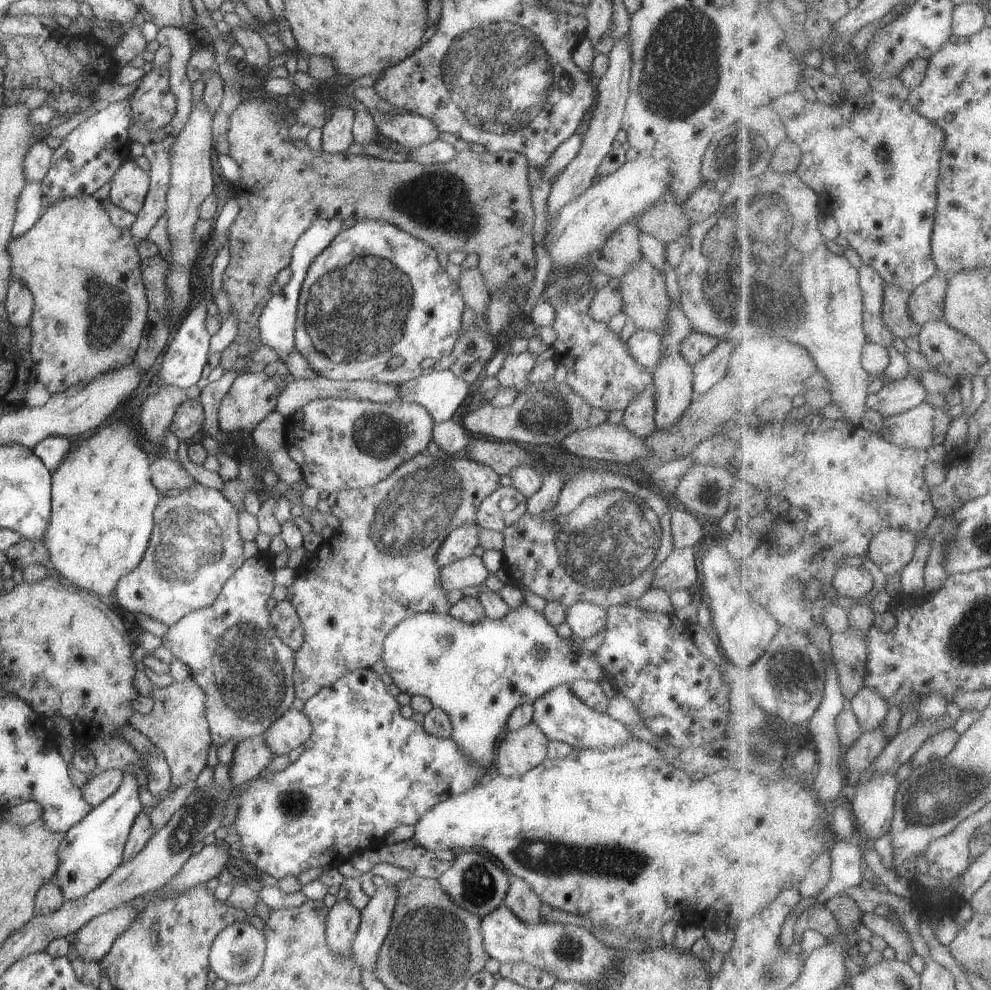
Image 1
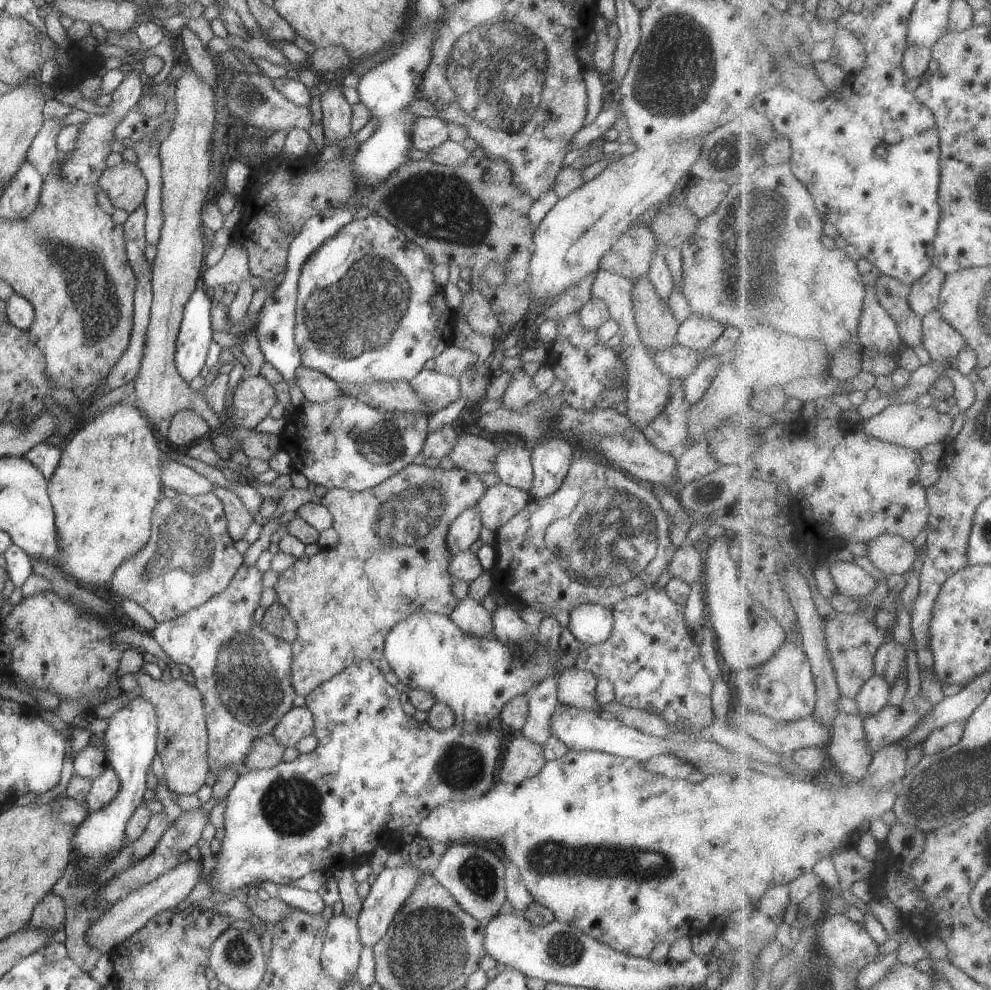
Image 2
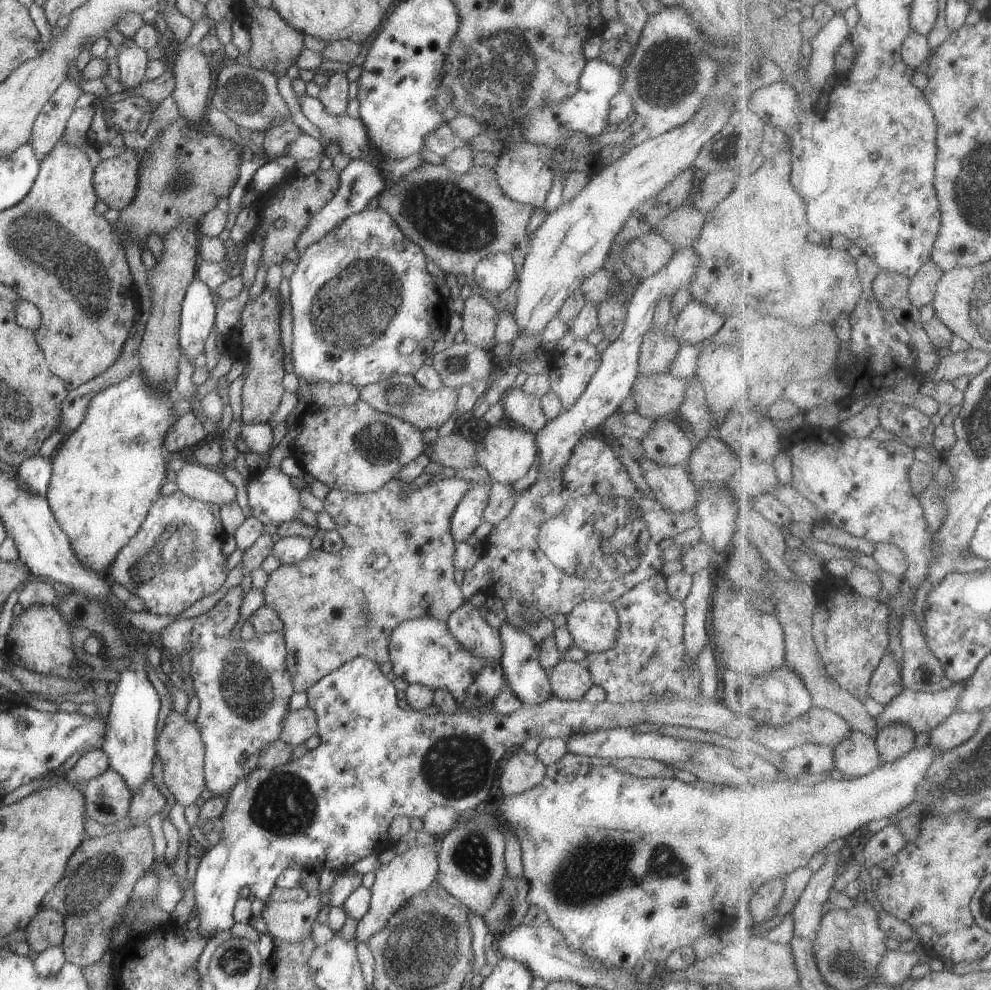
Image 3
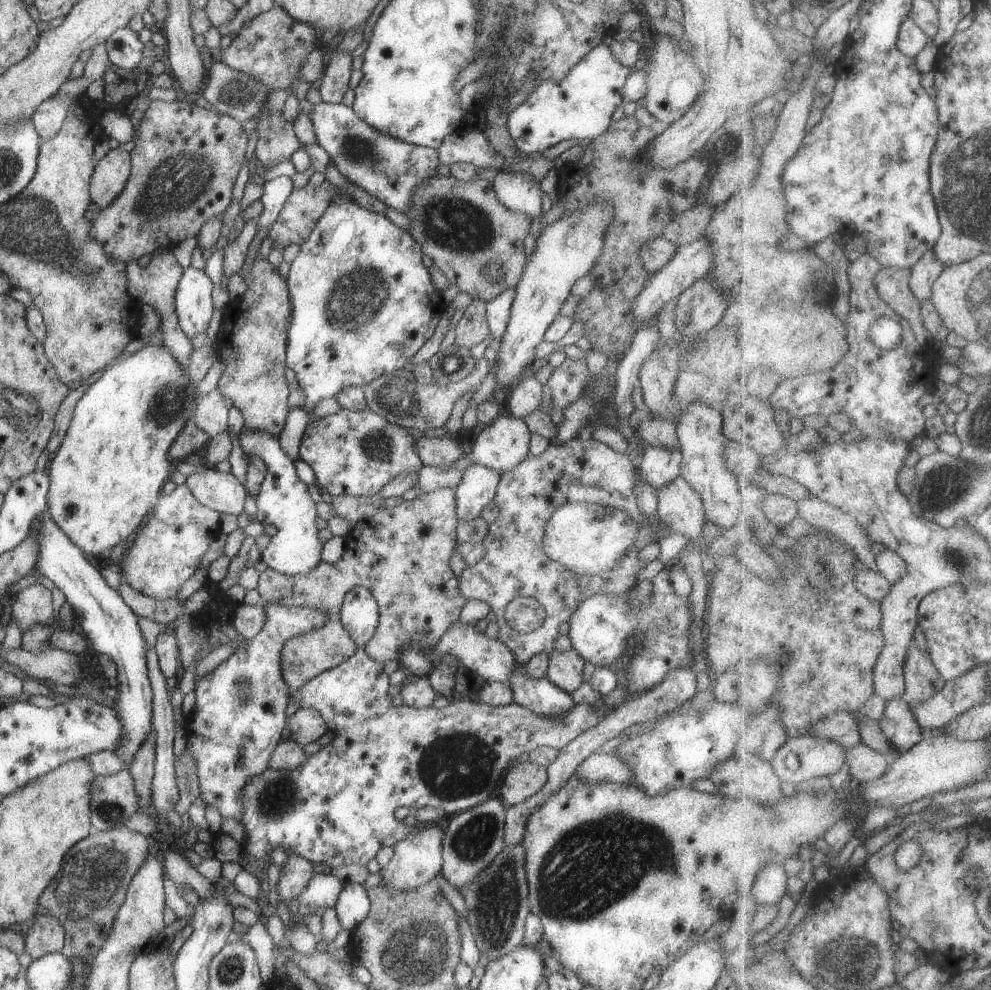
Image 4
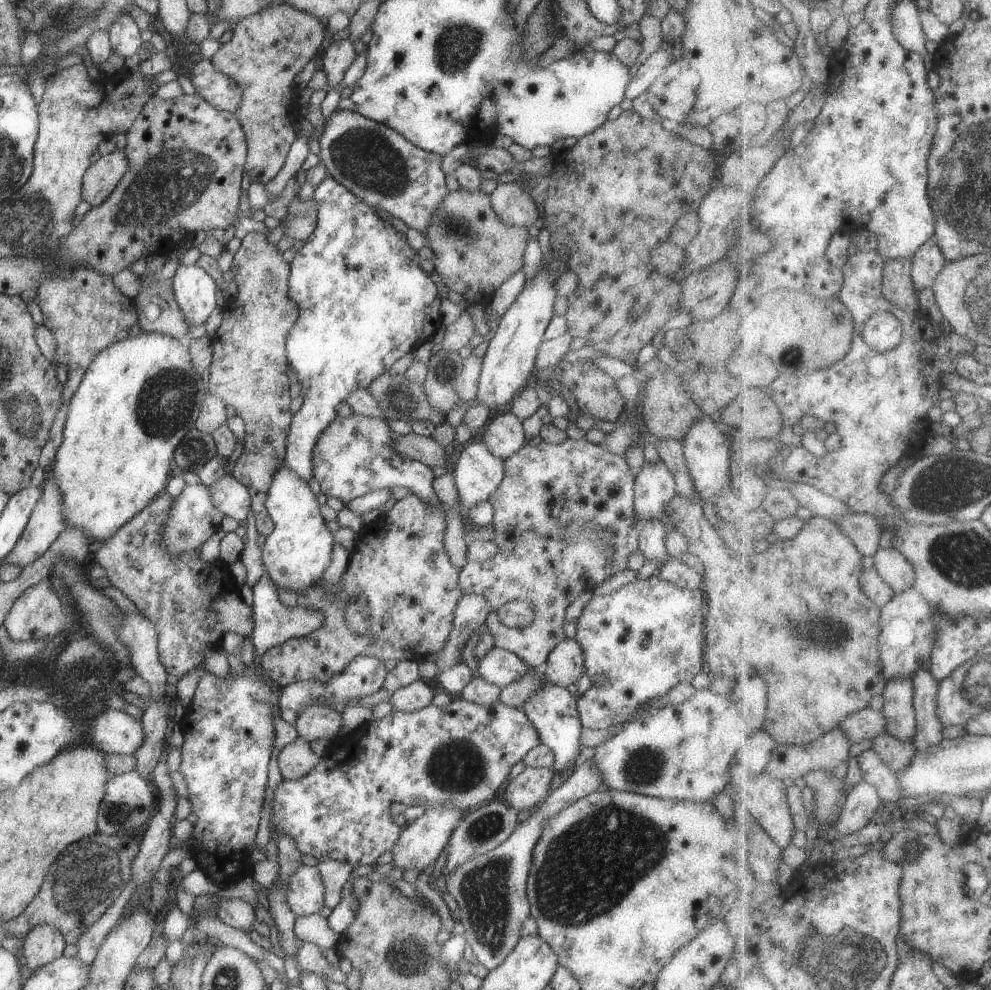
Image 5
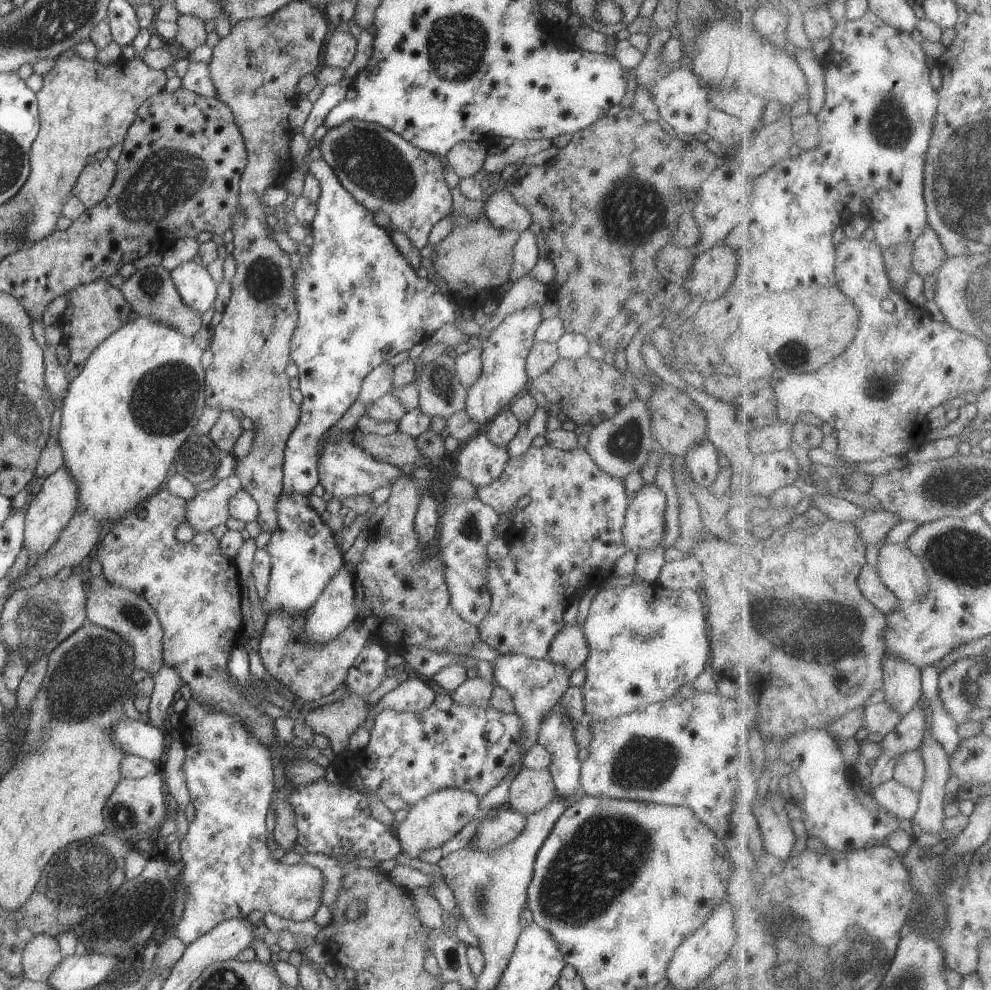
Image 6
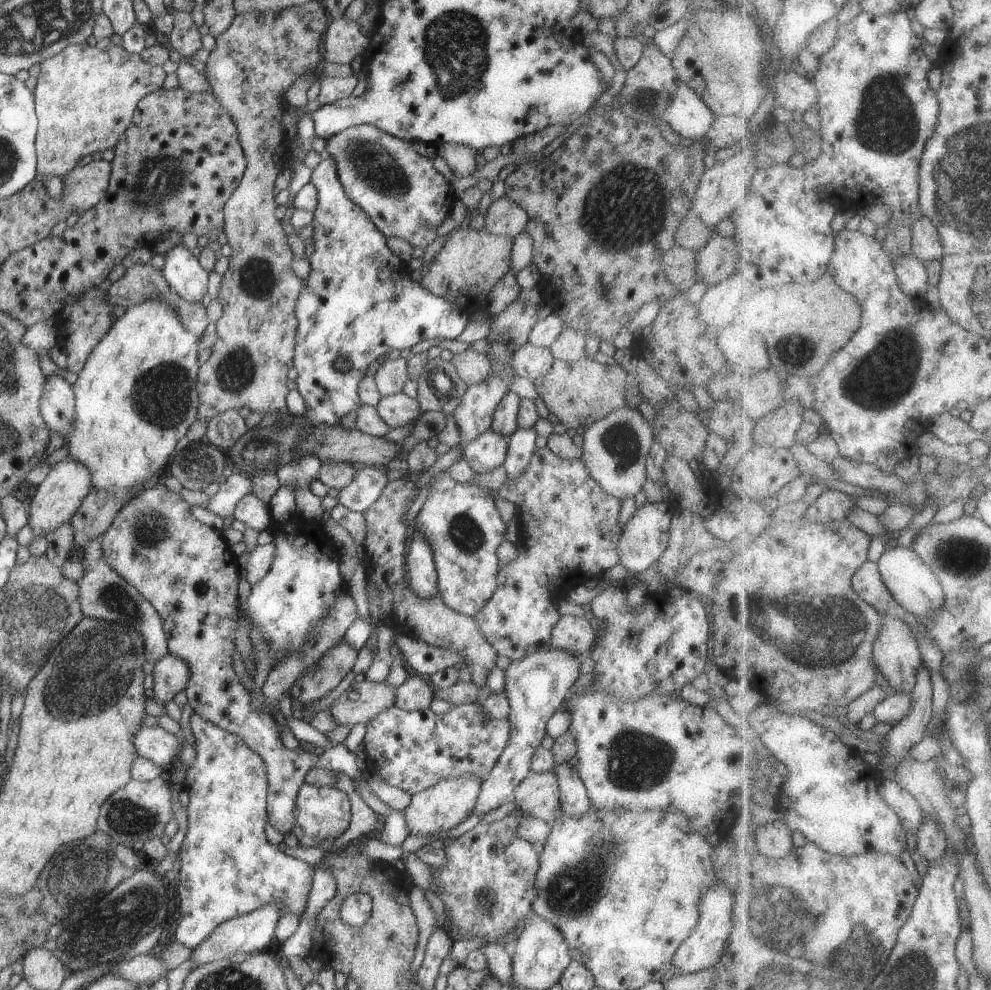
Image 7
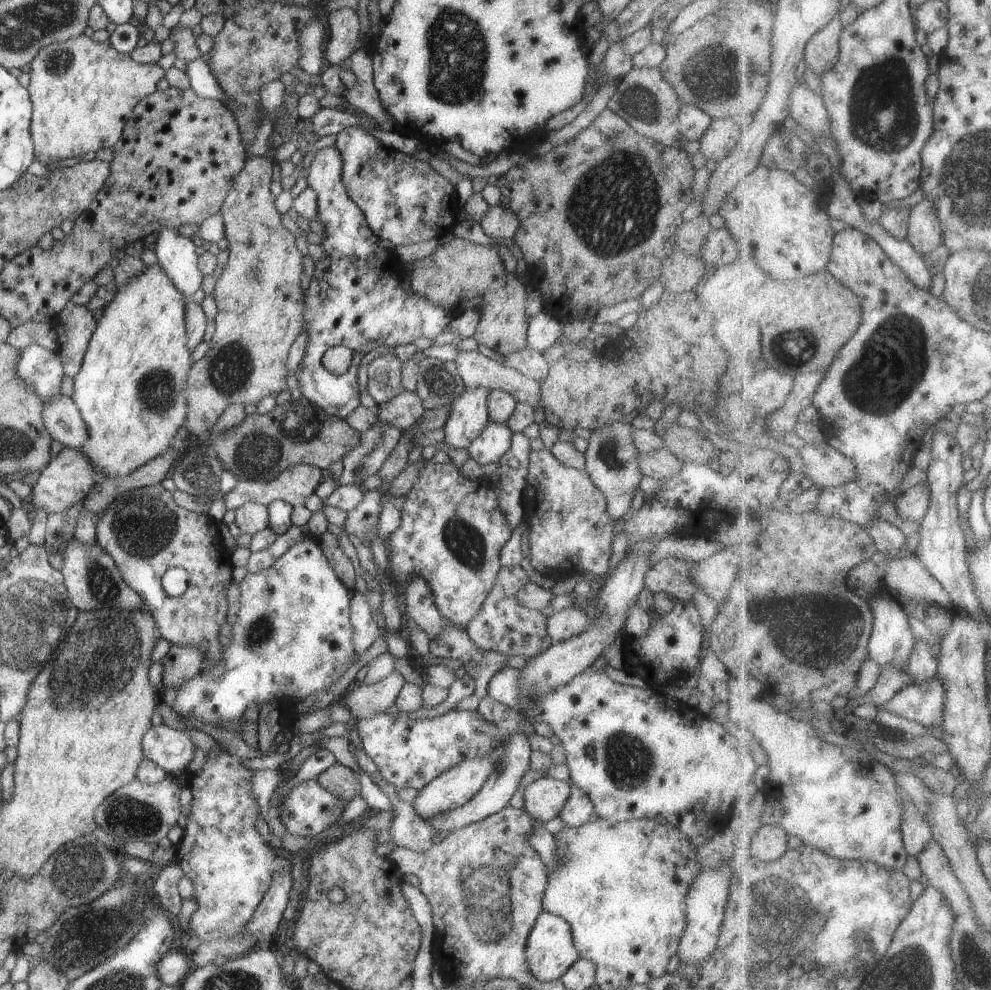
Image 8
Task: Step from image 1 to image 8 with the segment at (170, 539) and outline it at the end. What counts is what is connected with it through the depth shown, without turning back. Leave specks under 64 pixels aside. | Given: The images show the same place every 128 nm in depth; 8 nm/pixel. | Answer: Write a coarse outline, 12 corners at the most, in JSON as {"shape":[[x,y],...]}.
{"shape":[[296,464],[270,482],[240,480],[222,497],[227,510],[246,502],[293,507],[291,525],[305,526],[306,499],[325,475]]}

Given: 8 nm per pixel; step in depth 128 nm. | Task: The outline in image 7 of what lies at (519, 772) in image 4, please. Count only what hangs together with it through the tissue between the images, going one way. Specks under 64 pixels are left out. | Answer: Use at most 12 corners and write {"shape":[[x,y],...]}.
{"shape":[[554,772],[530,773],[512,801],[522,815],[552,824],[561,814]]}

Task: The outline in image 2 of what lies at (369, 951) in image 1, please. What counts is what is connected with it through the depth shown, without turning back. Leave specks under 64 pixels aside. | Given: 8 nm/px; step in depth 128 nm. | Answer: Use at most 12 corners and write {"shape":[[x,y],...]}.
{"shape":[[411,865],[378,874],[357,917],[364,947],[388,932],[423,873]]}

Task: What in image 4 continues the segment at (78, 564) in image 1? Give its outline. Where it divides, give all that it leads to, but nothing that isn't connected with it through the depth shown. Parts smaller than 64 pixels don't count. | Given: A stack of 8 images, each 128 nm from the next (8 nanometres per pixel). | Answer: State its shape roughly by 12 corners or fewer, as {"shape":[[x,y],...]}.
{"shape":[[168,348],[76,402],[47,511],[90,556],[144,524],[197,386]]}

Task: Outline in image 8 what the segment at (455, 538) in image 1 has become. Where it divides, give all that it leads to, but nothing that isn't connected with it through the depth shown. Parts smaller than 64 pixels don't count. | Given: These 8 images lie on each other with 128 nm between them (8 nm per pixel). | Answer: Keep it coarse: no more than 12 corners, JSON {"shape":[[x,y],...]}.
{"shape":[[488,422],[468,453],[480,465],[499,463],[513,433]]}

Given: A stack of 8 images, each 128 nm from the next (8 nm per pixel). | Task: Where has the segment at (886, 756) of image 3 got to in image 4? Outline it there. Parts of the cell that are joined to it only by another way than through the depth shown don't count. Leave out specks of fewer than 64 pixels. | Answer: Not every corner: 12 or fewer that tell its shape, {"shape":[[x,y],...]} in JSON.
{"shape":[[905,697],[888,700],[880,722],[902,753],[926,730]]}

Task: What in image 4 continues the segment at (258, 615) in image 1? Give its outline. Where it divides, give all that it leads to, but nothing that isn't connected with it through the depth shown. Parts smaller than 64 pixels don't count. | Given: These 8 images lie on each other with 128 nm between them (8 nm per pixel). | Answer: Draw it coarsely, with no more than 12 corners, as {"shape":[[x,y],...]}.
{"shape":[[265,604],[255,638],[195,682],[186,751],[200,798],[242,788],[286,728],[282,646],[328,614]]}

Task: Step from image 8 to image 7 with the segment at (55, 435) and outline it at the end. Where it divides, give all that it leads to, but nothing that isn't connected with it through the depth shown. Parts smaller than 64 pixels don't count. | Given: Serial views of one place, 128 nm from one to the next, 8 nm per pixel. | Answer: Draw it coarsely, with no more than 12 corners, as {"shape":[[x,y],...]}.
{"shape":[[62,374],[49,376],[40,414],[50,432],[68,438],[75,394]]}

